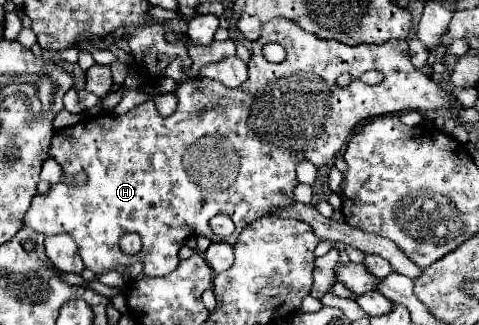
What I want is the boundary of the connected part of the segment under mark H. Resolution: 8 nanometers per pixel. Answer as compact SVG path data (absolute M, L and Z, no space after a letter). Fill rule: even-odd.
M274 18L272 22L264 24L262 28L262 38L258 38L254 42L254 50L252 50L252 56L250 56L250 62L248 62L248 68L250 68L250 76L248 80L240 86L240 88L226 88L222 82L216 82L216 80L210 80L210 78L194 78L194 80L182 80L178 82L178 88L176 88L176 98L178 98L178 108L168 116L168 118L162 118L156 104L154 102L144 102L144 104L138 104L134 106L130 112L126 114L120 114L120 116L114 116L114 114L98 114L90 120L84 122L78 122L76 126L70 126L70 128L64 128L64 130L58 130L52 138L52 144L50 144L50 156L56 158L56 162L62 166L66 178L72 178L72 176L78 176L78 174L86 174L86 182L84 184L78 184L76 188L66 188L66 182L58 182L58 184L52 184L52 188L48 190L48 194L38 194L36 198L32 198L32 206L28 210L28 214L24 216L24 224L28 224L30 228L34 228L38 234L42 236L56 236L56 234L70 234L74 238L74 242L78 244L78 250L80 250L80 256L82 256L82 262L86 268L90 268L96 276L100 274L106 274L110 270L116 270L120 266L132 266L134 262L144 262L144 274L146 276L166 276L170 274L176 264L178 264L178 250L180 250L180 242L184 242L190 234L202 234L206 238L210 238L212 242L222 242L226 240L228 244L234 244L236 242L236 236L256 218L262 218L262 216L268 216L270 212L274 210L280 210L280 208L286 208L286 206L292 206L294 204L294 198L292 198L292 192L294 188L298 186L298 178L296 178L296 166L302 162L302 160L308 160L312 162L314 166L322 168L322 166L332 166L332 160L344 150L346 146L346 140L348 136L352 134L354 126L370 116L382 116L382 114L394 114L394 112L404 112L404 110L438 110L438 108L450 108L450 106L456 106L458 102L452 100L452 94L448 94L446 90L440 88L440 84L436 84L432 78L428 78L422 70L418 70L416 66L412 66L410 62L410 56L408 56L408 44L406 40L388 40L380 46L368 46L368 44L362 44L362 46L346 46L346 44L340 44L338 40L320 40L318 36L302 30L296 22L292 20L284 20L284 18ZM266 42L278 42L284 46L286 50L286 60L280 62L280 64L270 64L264 56L262 56L262 46ZM368 70L378 70L384 74L384 80L376 86L370 86L370 84L364 84L360 80L360 76ZM340 74L350 74L352 76L352 82L348 86L338 86L336 80ZM216 214L226 214L232 218L232 222L236 224L236 232L228 238L222 238L222 236L216 236L212 230L210 230L210 218L214 218ZM126 232L136 232L140 234L142 238L142 250L134 256L130 254L124 254L122 248L120 248L120 238L126 234Z

